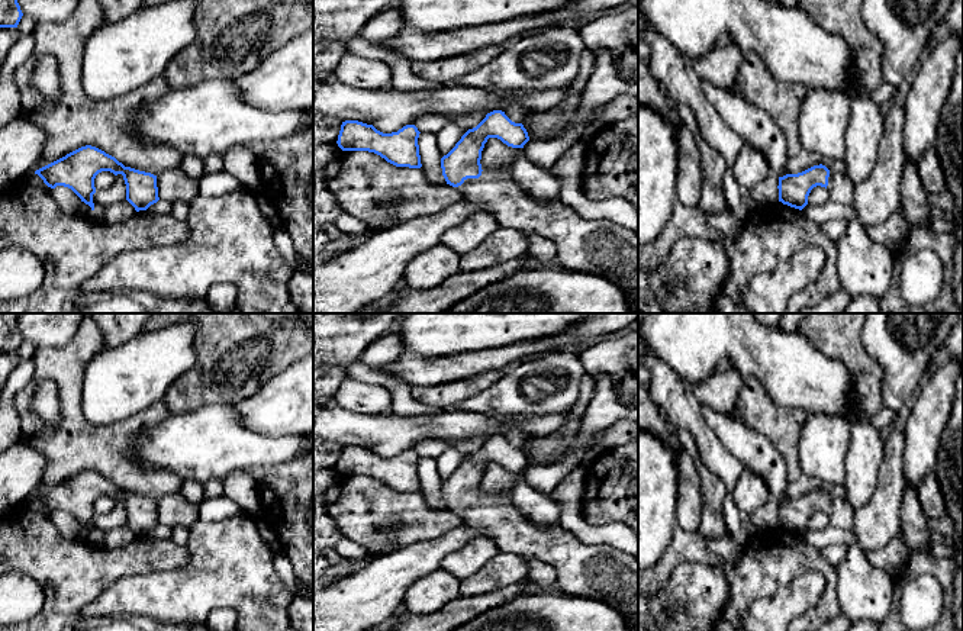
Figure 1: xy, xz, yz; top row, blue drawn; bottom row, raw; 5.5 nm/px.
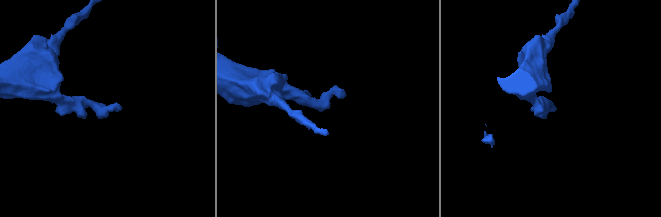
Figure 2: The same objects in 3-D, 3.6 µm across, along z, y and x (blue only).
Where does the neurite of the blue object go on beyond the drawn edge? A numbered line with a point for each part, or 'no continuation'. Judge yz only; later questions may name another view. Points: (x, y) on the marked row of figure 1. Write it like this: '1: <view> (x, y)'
1: yz (840, 187)

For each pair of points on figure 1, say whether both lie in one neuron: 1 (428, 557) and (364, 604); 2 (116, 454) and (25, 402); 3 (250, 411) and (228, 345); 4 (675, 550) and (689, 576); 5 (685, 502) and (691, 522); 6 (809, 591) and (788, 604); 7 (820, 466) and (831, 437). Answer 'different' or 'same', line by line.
1: same
2: same
3: different
4: different
5: same
6: same
7: same

